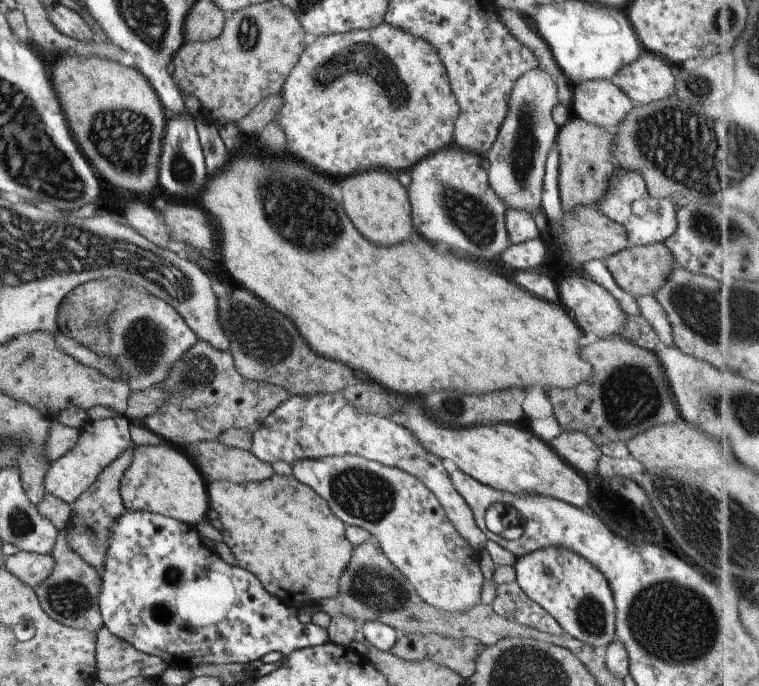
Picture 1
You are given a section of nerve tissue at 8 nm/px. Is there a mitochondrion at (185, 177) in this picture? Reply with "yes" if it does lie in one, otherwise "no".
yes

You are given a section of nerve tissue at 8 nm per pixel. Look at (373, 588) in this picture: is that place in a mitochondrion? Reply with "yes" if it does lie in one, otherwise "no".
yes

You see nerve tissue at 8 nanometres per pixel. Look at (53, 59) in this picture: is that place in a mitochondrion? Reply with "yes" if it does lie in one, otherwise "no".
no

